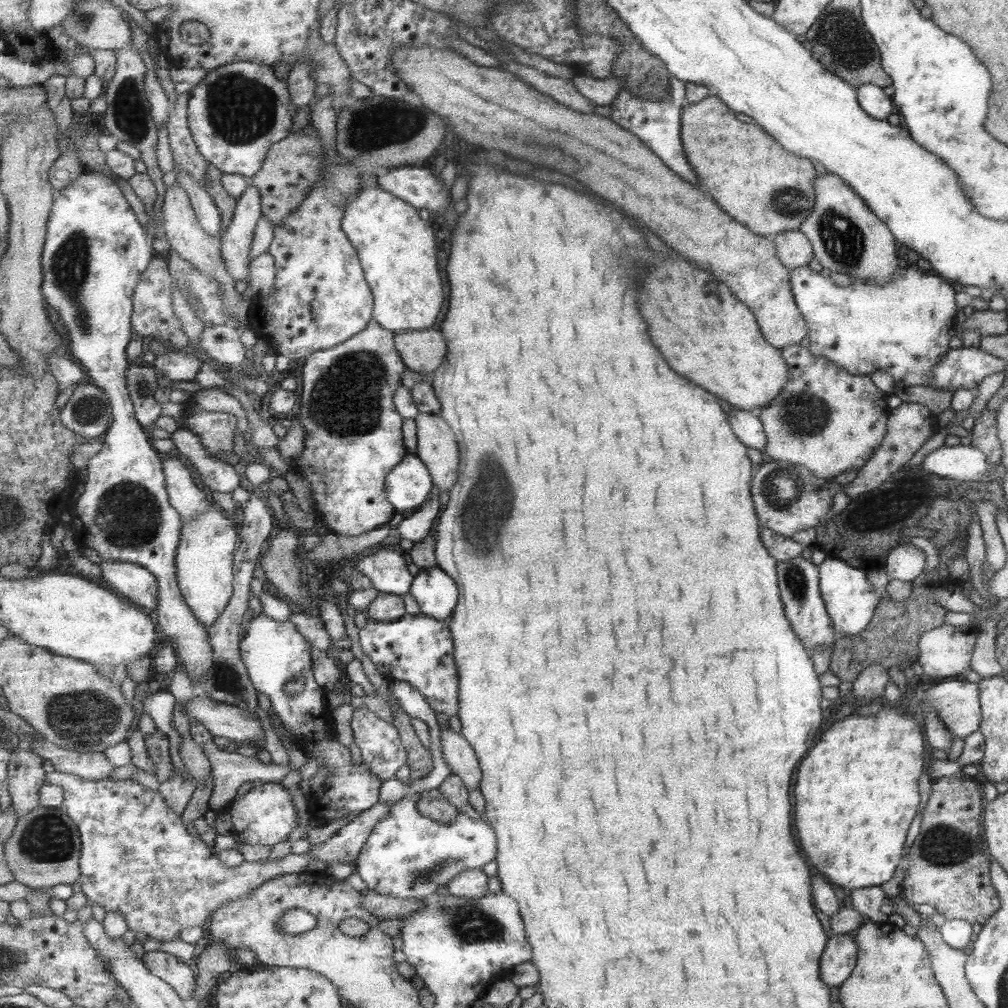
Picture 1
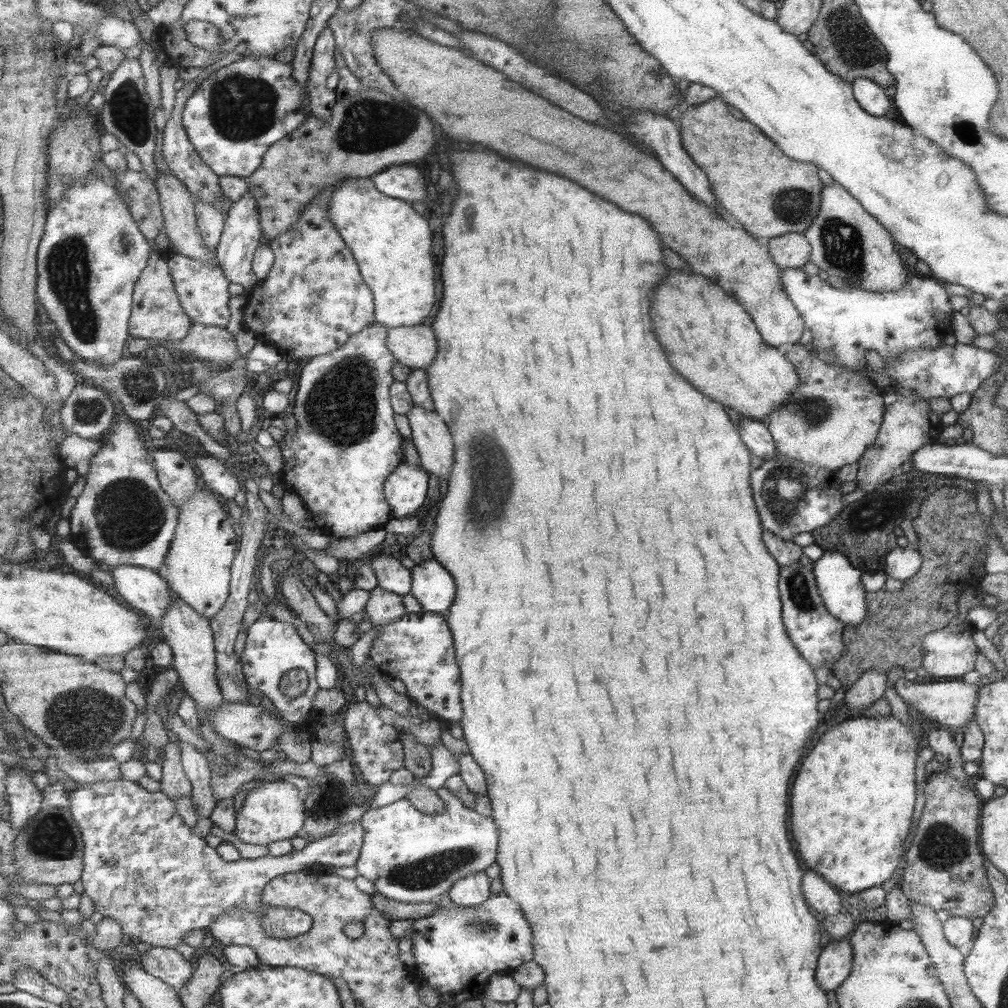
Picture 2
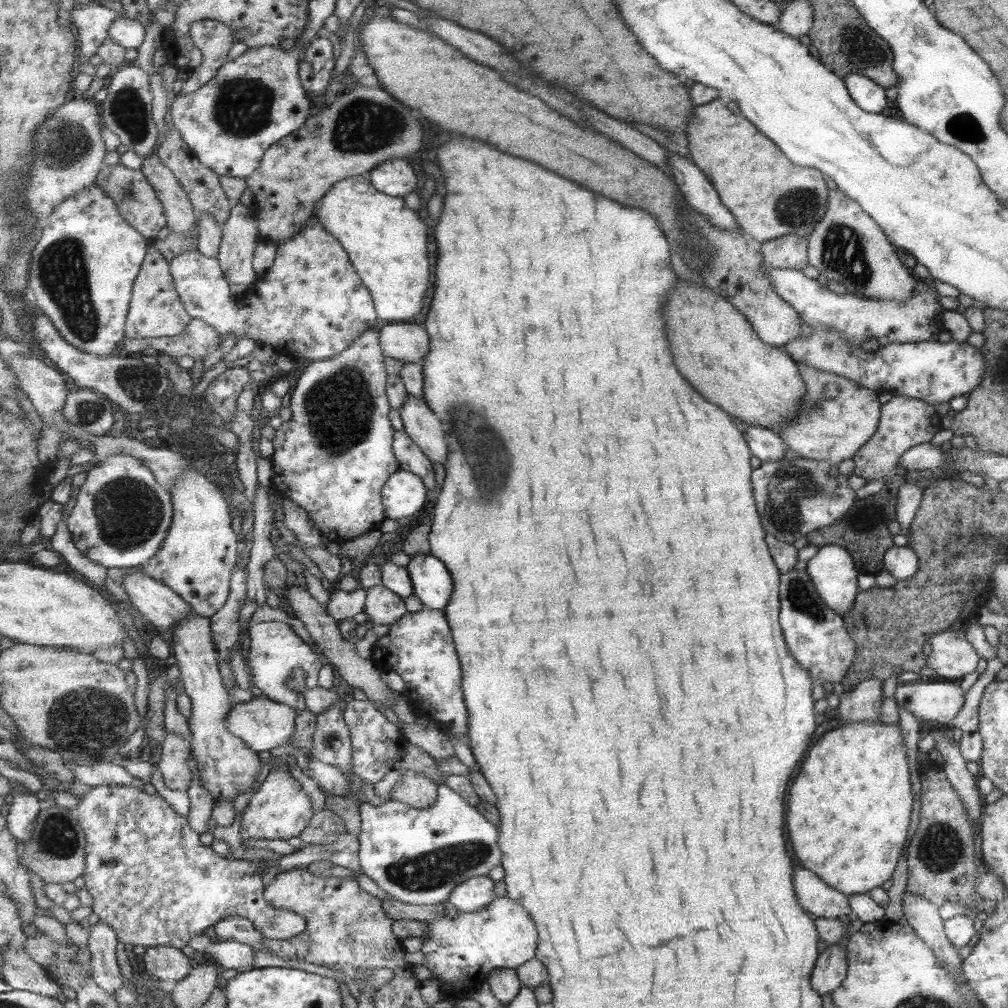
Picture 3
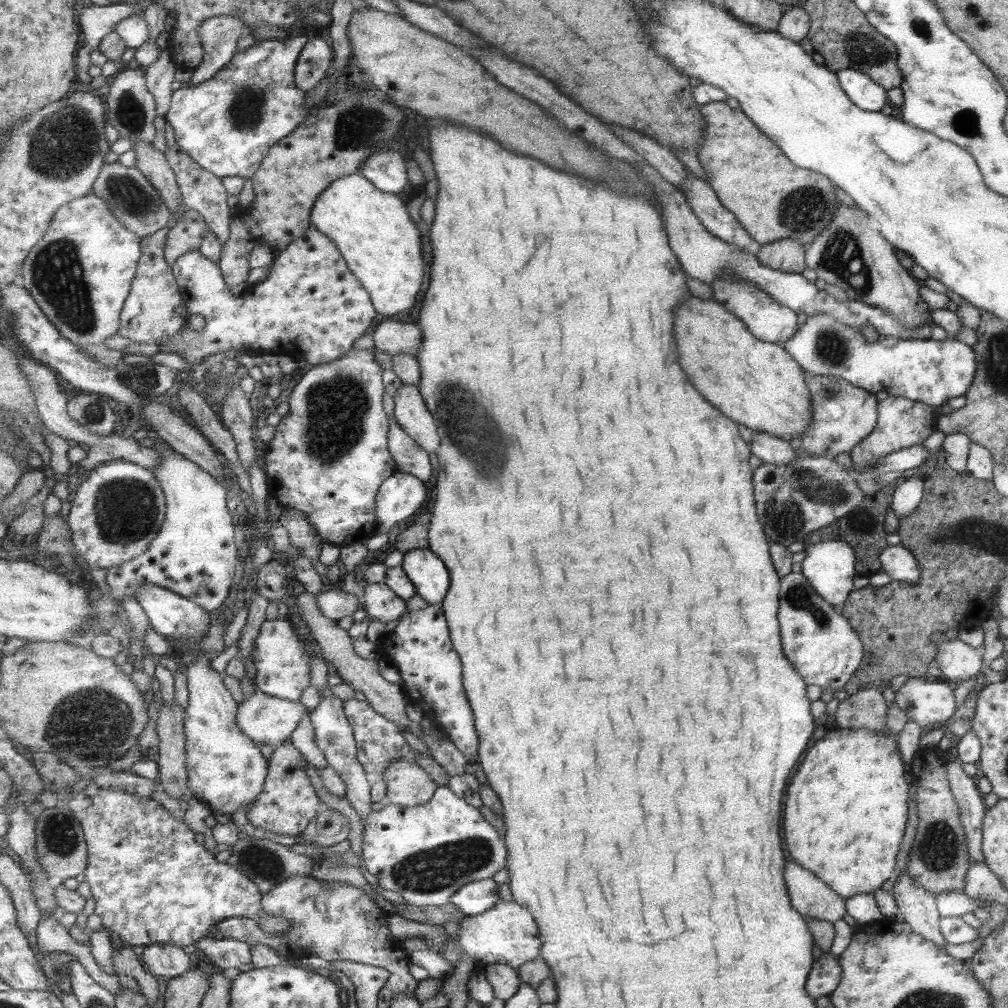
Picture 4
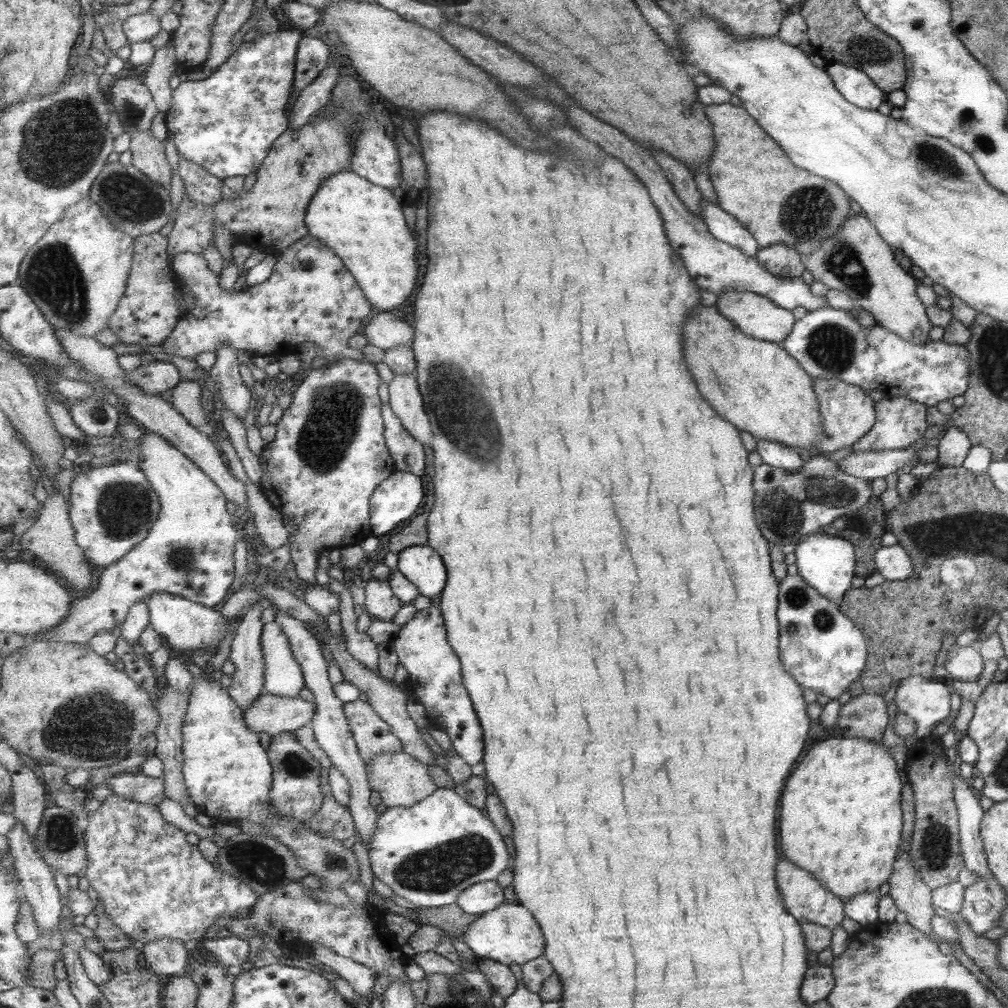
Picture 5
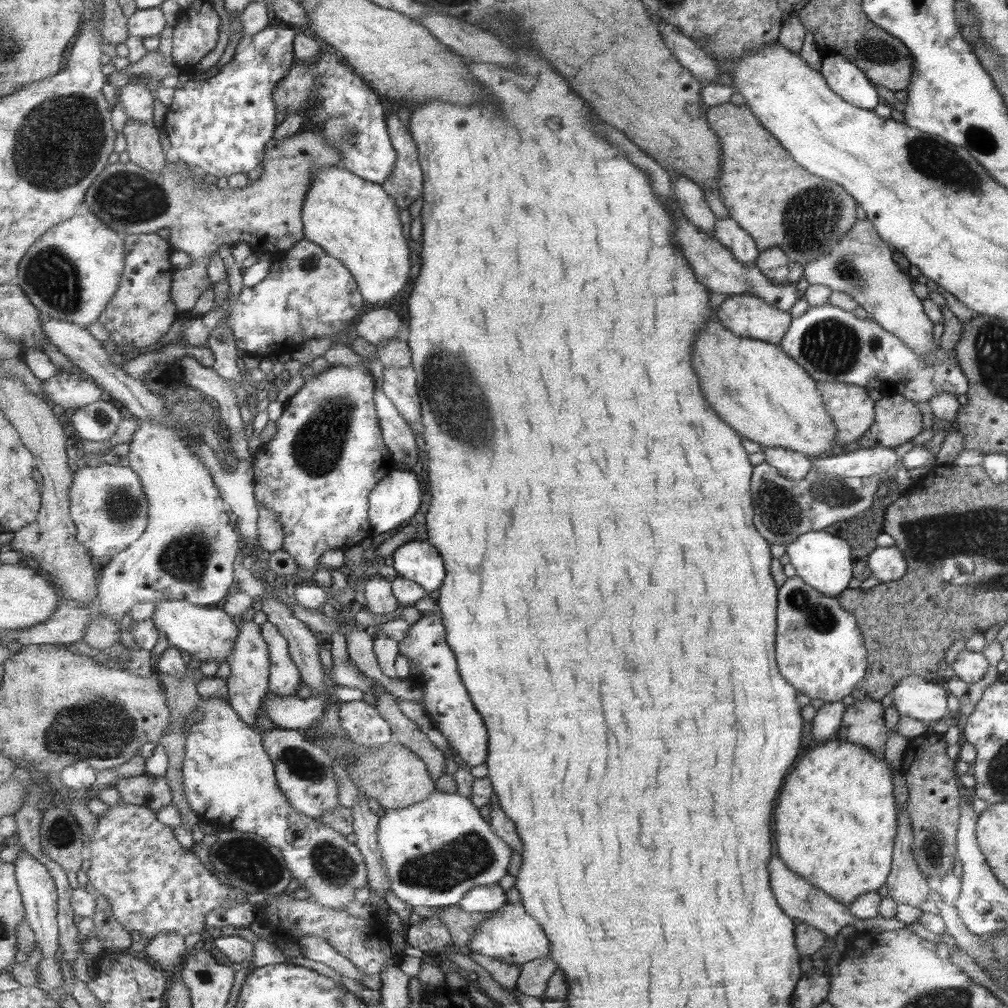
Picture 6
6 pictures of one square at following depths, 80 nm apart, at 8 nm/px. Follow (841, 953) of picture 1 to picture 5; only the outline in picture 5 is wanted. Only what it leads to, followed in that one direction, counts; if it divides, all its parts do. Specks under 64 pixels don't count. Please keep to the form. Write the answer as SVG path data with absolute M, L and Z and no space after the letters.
M815 964L805 970L800 986L800 998L810 1007L814 1002L825 999L835 986L835 977L829 967Z

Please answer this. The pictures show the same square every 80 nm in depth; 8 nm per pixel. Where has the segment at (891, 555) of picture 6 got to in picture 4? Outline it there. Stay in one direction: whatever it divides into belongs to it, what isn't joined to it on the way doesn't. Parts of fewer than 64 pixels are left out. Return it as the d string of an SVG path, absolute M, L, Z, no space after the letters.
M904 545L887 546L879 554L878 561L880 562L880 570L888 574L891 581L914 584L922 577L916 559Z

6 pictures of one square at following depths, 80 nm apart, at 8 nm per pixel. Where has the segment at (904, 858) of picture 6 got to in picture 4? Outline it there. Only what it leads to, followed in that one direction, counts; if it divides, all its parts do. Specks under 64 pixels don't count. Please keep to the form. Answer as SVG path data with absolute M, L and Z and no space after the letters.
M906 871L896 878L891 893L898 912L911 929L942 948L945 942L940 933L941 916L936 907L935 896L923 887L918 887Z

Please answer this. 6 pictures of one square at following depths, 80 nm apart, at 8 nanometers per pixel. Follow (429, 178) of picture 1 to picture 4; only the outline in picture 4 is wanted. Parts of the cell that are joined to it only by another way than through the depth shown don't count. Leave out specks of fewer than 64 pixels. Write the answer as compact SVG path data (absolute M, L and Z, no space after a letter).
M391 147L371 153L360 168L365 178L388 193L399 195L410 184L406 157Z

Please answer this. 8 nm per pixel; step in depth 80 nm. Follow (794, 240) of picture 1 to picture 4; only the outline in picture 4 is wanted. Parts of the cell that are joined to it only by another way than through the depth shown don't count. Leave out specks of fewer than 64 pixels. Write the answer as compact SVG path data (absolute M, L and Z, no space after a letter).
M781 239L761 245L756 256L760 263L772 267L772 270L800 274L805 268L805 251L799 243L791 239Z

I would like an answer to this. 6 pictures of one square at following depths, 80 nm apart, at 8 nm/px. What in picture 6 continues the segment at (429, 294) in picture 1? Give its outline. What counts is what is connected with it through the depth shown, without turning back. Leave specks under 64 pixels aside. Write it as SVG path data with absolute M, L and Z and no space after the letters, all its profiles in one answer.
M330 166L319 169L312 176L312 185L309 187L305 197L303 205L303 219L304 219L304 232L306 240L316 243L325 249L329 255L333 258L340 259L350 271L352 271L353 277L356 279L358 286L360 287L361 293L363 294L365 301L371 303L374 306L388 306L387 302L391 302L409 282L409 276L411 276L411 252L409 249L413 247L409 238L405 239L403 236L403 224L399 220L399 207L397 206L396 200L389 196L387 190L384 189L382 184L371 182L367 179L363 179L360 175L353 174L352 171L345 169L343 166Z

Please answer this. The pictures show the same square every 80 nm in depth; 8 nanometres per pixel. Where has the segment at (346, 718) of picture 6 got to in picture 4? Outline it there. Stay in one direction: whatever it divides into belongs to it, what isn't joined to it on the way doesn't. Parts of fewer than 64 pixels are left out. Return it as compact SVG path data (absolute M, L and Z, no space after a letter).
M351 699L345 701L344 706L349 724L354 731L359 761L363 764L367 774L383 775L391 762L409 755L407 742L401 734L399 726L378 714L368 700L361 702L361 700Z

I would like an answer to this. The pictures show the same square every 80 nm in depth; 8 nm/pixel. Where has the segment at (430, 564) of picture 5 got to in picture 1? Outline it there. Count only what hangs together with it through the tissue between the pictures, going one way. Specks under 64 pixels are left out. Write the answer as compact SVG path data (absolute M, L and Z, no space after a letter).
M439 566L420 569L414 577L410 594L416 599L421 612L441 620L451 618L460 602L460 587L457 581Z

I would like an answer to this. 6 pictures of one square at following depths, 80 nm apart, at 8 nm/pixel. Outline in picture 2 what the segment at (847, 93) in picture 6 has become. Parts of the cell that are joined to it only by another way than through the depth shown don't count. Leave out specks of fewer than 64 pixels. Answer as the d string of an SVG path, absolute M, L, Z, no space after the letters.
M854 78L850 82L852 93L859 105L870 115L885 116L889 110L891 102L885 96L883 88L879 88L877 83L866 78Z

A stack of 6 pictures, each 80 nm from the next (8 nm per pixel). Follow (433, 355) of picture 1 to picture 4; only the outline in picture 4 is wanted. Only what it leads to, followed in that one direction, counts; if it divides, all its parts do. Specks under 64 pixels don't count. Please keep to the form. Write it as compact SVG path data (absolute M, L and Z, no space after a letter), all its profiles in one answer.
M384 317L372 334L375 346L387 354L418 356L423 344L422 330L405 317Z

